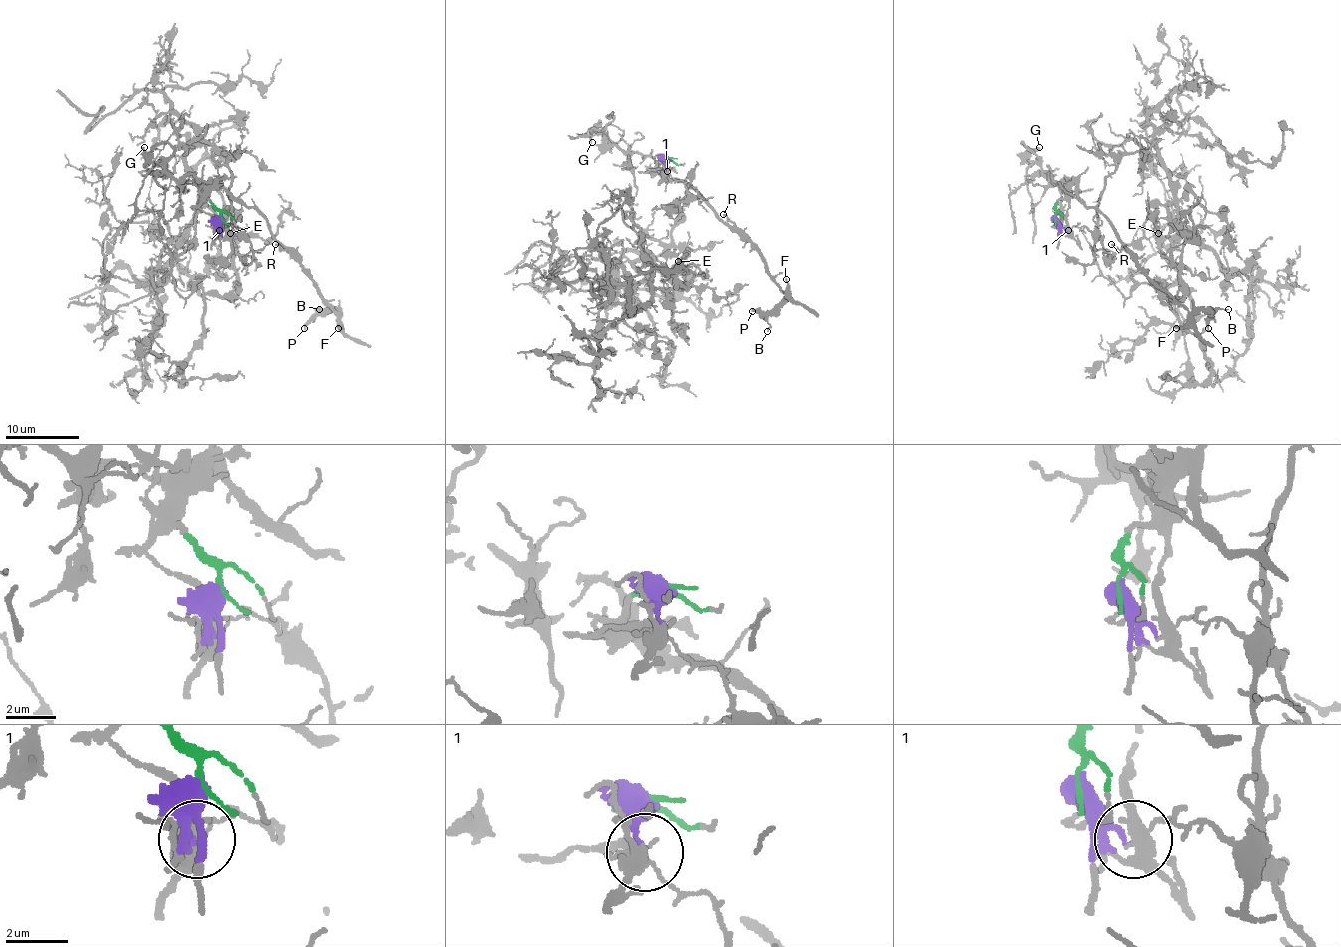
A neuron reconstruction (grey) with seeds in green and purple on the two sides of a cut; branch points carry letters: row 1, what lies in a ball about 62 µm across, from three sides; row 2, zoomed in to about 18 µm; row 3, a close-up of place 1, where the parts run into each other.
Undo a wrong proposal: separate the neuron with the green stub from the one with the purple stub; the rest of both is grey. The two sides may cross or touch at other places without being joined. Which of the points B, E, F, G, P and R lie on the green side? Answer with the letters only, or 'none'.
B, F, G, P, R

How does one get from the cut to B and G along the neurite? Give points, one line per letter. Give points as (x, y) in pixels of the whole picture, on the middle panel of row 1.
B: (669, 157), (656, 170), (688, 183), (761, 254), (765, 271), (785, 293), (767, 317), (767, 331)
G: (669, 157), (656, 162), (656, 170), (651, 157), (614, 144), (623, 133), (607, 124), (590, 135), (592, 142)

